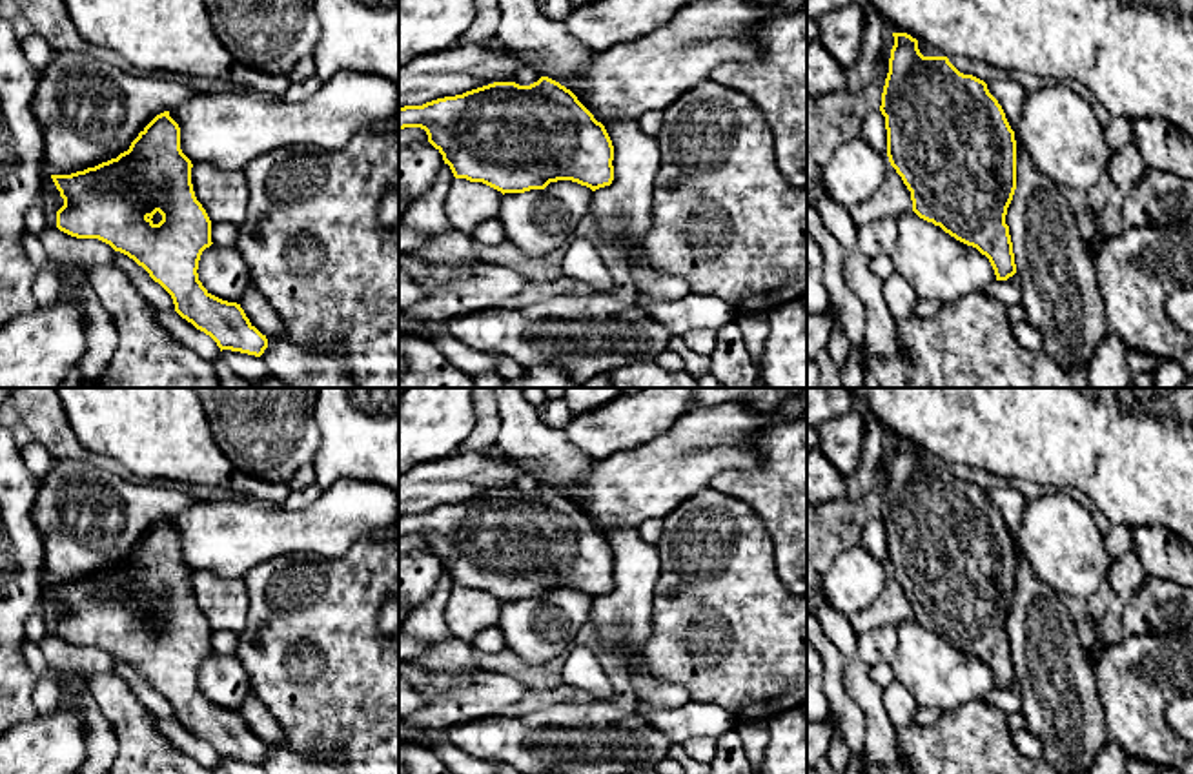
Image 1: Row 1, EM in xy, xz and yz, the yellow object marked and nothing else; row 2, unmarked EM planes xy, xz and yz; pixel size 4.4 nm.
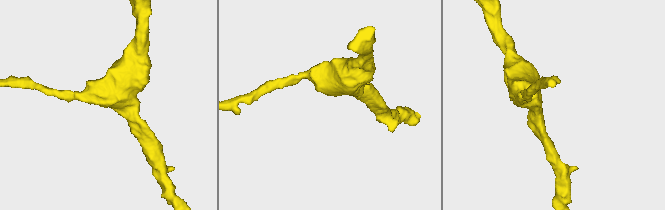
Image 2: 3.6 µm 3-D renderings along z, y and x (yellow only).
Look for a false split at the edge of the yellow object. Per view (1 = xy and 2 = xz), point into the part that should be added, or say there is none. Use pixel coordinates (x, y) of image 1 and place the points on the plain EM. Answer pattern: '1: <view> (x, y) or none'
1: none
2: none

